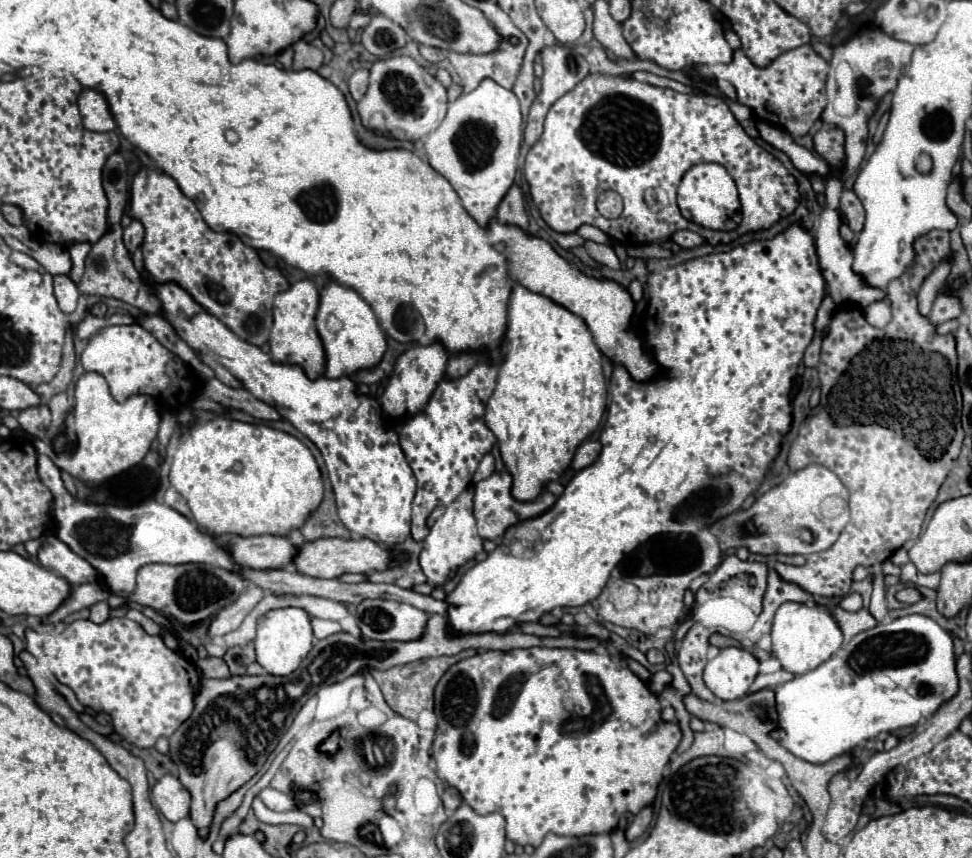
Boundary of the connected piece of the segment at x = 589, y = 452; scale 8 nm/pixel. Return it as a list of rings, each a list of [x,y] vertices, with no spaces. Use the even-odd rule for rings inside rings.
[[[591,439],[583,441],[583,443],[579,445],[579,449],[575,451],[575,457],[573,457],[573,463],[571,463],[571,467],[573,467],[575,471],[579,471],[579,469],[583,469],[583,467],[591,465],[591,463],[597,459],[597,455],[599,455],[599,449],[601,449],[599,441],[591,441]]]

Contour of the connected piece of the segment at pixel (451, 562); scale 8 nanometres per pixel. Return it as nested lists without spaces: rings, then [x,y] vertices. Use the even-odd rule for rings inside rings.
[[[465,489],[451,505],[445,507],[445,513],[435,521],[435,525],[429,529],[429,535],[423,541],[421,551],[421,567],[427,573],[425,585],[415,585],[413,591],[429,595],[435,587],[443,585],[449,577],[455,575],[457,567],[473,559],[479,551],[483,551],[483,539],[479,537],[475,529],[475,517],[473,517],[473,489]]]

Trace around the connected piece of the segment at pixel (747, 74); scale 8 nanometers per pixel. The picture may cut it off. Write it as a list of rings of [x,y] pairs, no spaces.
[[[801,45],[785,55],[777,57],[767,67],[755,67],[743,49],[733,53],[733,61],[727,65],[715,65],[711,69],[713,77],[723,77],[737,89],[737,103],[747,105],[759,121],[767,121],[791,137],[799,139],[811,131],[815,121],[825,109],[825,77],[829,63],[815,53],[811,45]]]

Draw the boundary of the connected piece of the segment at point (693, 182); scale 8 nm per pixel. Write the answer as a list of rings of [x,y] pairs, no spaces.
[[[717,163],[693,165],[681,179],[677,203],[685,219],[715,231],[731,231],[741,223],[741,203],[739,203],[737,187],[729,177],[729,173]]]

